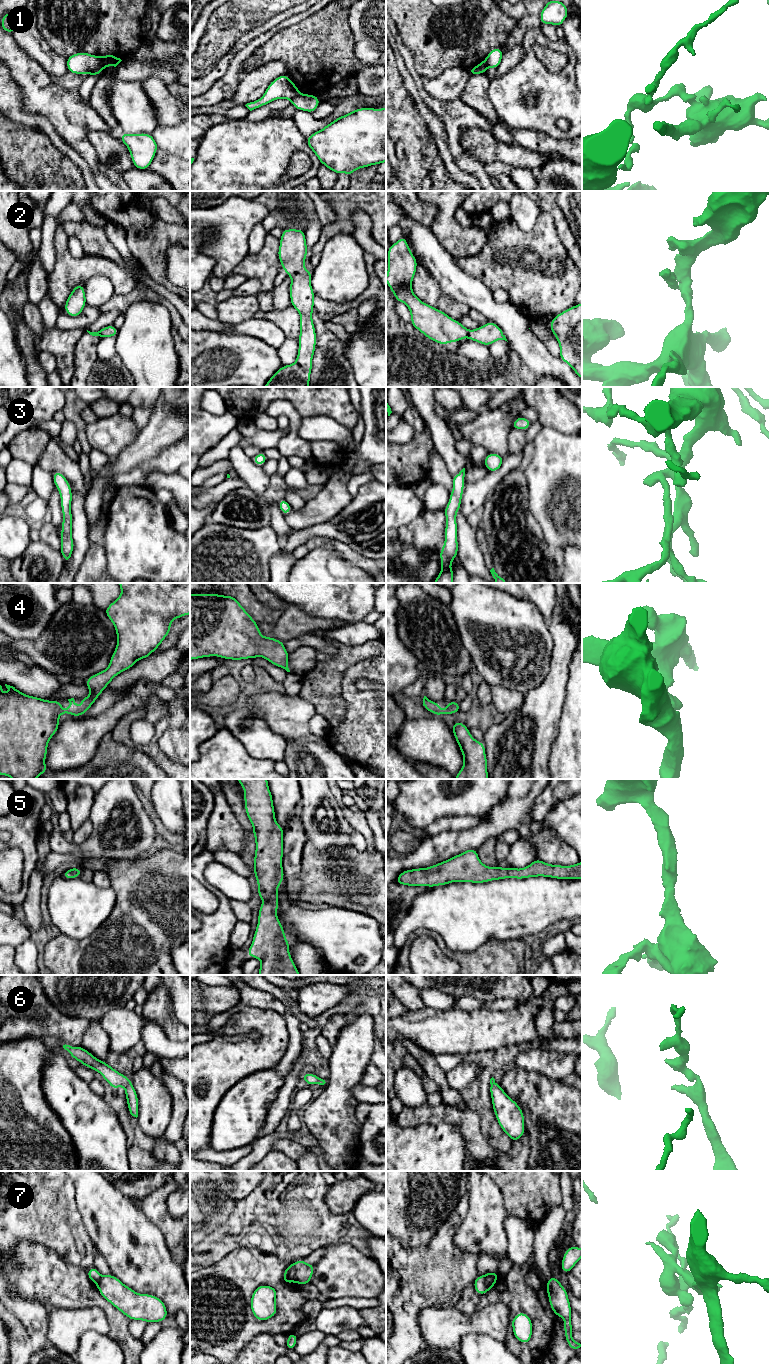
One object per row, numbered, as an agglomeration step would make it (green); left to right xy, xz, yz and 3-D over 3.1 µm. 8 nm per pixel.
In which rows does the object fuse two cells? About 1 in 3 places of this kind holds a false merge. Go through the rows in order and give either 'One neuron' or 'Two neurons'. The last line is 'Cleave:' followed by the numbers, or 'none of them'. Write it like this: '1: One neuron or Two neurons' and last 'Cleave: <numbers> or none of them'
1: Two neurons
2: One neuron
3: One neuron
4: One neuron
5: One neuron
6: One neuron
7: Two neurons
Cleave: 1, 7

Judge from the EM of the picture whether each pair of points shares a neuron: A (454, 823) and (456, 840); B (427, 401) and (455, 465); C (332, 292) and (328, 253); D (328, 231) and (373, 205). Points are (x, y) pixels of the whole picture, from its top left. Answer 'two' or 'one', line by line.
A: two
B: one
C: one
D: one

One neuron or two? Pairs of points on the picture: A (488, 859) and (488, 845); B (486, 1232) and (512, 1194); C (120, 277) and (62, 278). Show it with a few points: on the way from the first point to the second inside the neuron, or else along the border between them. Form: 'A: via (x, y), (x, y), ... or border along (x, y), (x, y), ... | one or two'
A: via (488, 856), (488, 848) | one
B: border along (495, 1184), (502, 1194), (503, 1205), (510, 1214) | two
C: via (106, 269), (82, 269), (76, 271) | one

